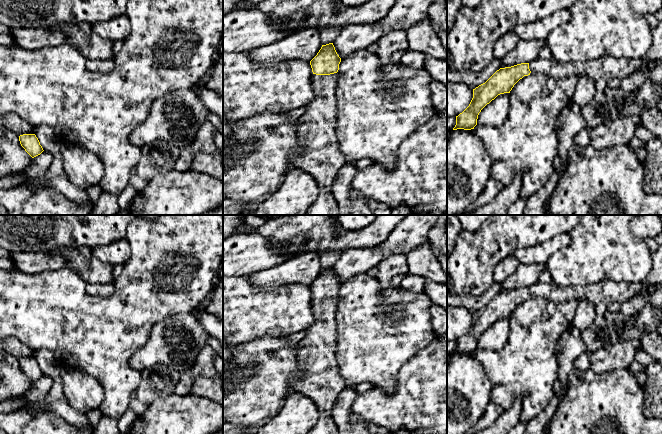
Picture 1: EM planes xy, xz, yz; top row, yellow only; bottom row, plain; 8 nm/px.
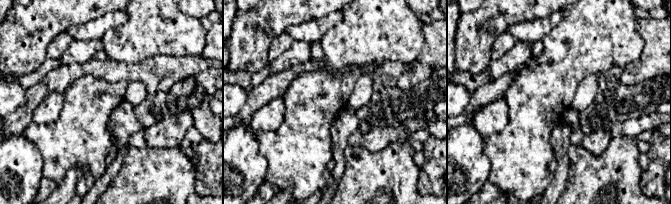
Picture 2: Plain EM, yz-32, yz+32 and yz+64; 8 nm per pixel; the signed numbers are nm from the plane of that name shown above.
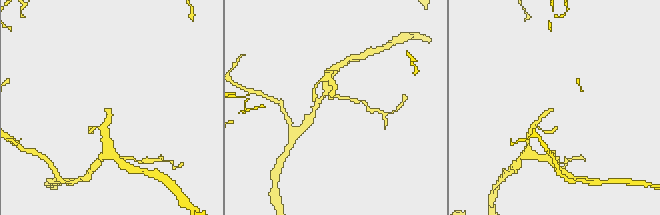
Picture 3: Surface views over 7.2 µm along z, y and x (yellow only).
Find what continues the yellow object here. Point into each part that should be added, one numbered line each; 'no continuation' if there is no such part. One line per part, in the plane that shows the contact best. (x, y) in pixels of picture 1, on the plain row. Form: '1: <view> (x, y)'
1: xz (321, 382)

